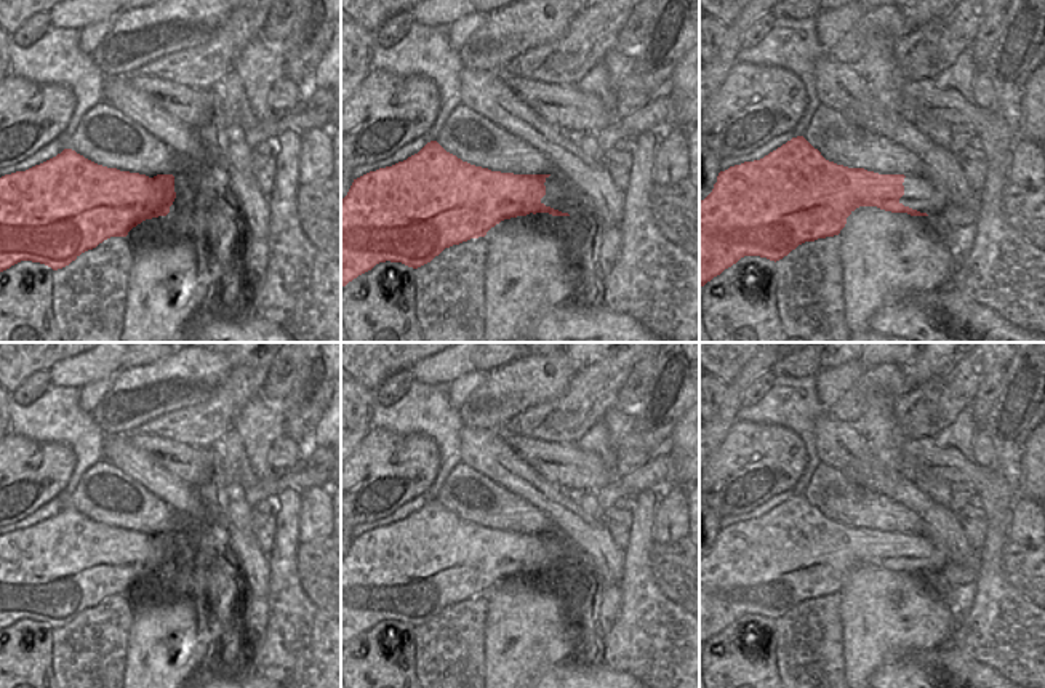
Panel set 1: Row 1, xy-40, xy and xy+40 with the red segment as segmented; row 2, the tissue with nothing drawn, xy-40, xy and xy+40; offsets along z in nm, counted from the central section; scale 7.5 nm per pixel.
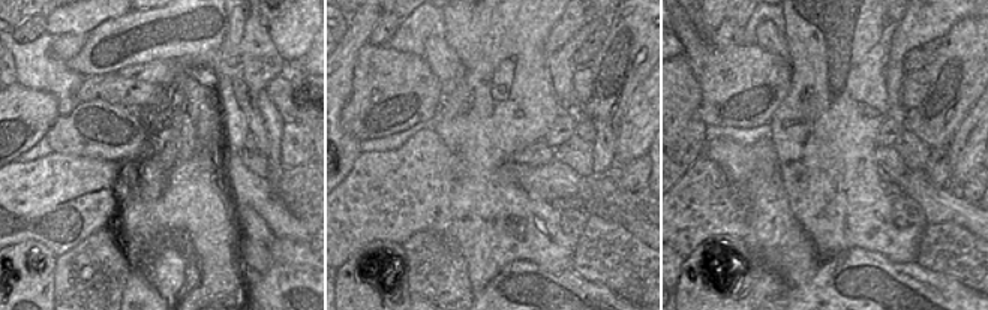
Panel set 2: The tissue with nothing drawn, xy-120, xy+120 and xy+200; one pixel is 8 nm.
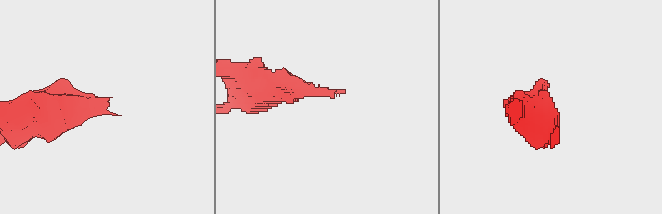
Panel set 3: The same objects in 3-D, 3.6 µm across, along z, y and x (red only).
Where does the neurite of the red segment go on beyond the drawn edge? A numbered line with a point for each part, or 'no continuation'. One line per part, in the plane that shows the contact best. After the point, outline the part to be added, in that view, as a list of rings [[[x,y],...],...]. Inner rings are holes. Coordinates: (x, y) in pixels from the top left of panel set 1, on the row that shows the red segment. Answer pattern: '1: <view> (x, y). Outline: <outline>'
1: xy (554, 197). Outline: [[[552,176],[546,178],[544,186],[546,195],[541,198],[541,203],[546,206],[568,214],[581,214],[591,205],[591,202],[583,194],[578,197],[565,195],[562,184]]]

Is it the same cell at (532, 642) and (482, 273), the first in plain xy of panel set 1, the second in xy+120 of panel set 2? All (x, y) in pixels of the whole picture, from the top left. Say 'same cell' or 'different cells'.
same cell

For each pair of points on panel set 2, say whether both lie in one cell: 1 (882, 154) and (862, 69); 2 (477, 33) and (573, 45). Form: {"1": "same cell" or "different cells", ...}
{"1": "different cells", "2": "different cells"}

